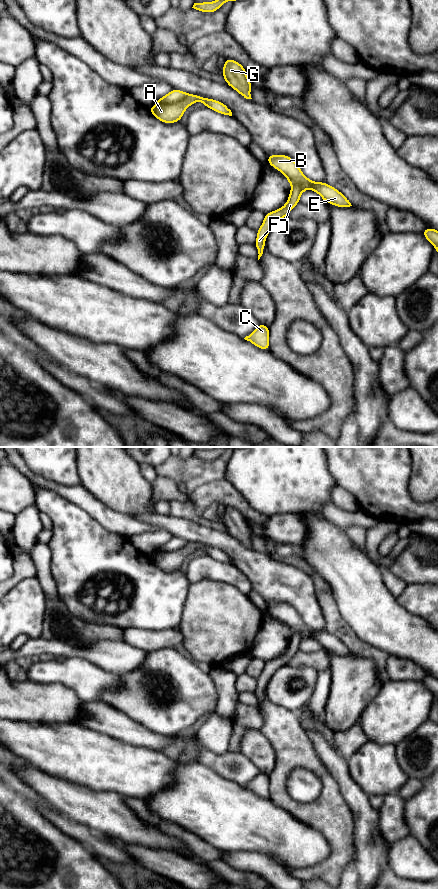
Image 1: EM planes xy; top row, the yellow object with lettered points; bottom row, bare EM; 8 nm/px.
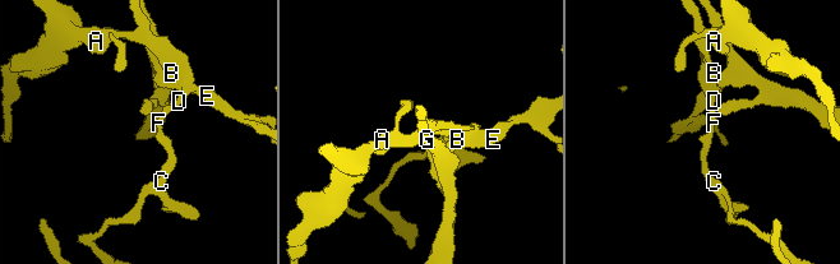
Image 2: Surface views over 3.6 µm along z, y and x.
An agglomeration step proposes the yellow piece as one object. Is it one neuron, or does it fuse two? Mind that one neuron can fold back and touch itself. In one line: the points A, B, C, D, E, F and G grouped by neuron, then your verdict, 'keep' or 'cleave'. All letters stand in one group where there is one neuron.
groups A B C D F / E G; cleave

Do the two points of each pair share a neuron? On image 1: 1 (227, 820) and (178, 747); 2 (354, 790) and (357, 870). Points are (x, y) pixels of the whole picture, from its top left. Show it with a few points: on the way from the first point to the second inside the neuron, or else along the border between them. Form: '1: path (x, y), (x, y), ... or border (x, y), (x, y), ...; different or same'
1: border (160, 750), (177, 760); different
2: path (362, 810), (364, 814), (364, 850); same

